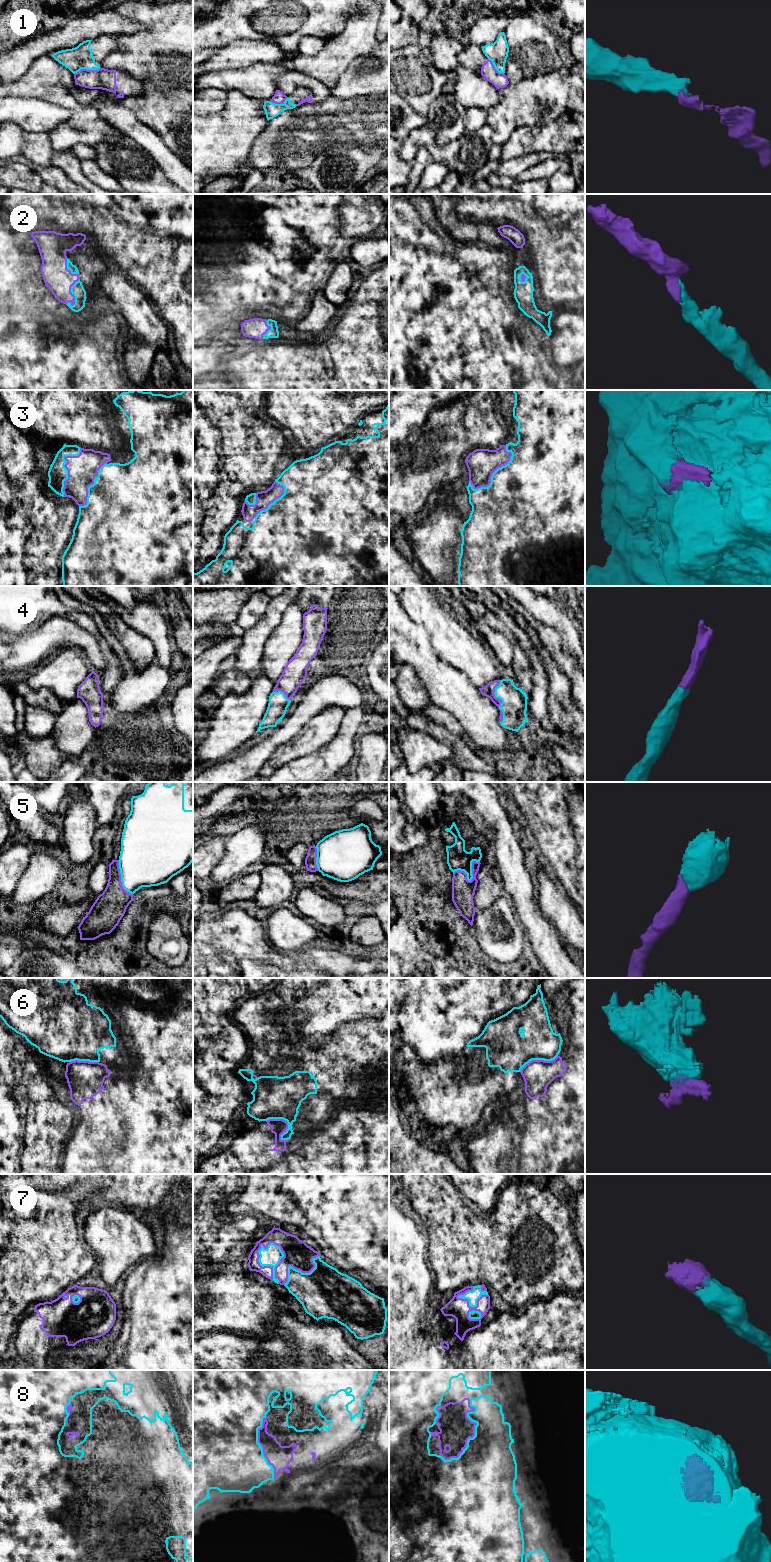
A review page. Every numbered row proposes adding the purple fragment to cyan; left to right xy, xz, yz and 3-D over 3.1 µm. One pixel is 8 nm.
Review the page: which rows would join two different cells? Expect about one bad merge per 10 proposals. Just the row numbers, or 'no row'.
1, 6

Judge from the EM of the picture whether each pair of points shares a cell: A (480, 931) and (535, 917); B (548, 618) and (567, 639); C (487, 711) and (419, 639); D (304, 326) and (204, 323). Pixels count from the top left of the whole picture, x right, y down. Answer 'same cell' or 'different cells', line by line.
A: different cells
B: same cell
C: same cell
D: different cells

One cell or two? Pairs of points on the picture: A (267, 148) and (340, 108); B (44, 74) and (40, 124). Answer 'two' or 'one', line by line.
A: one
B: two

